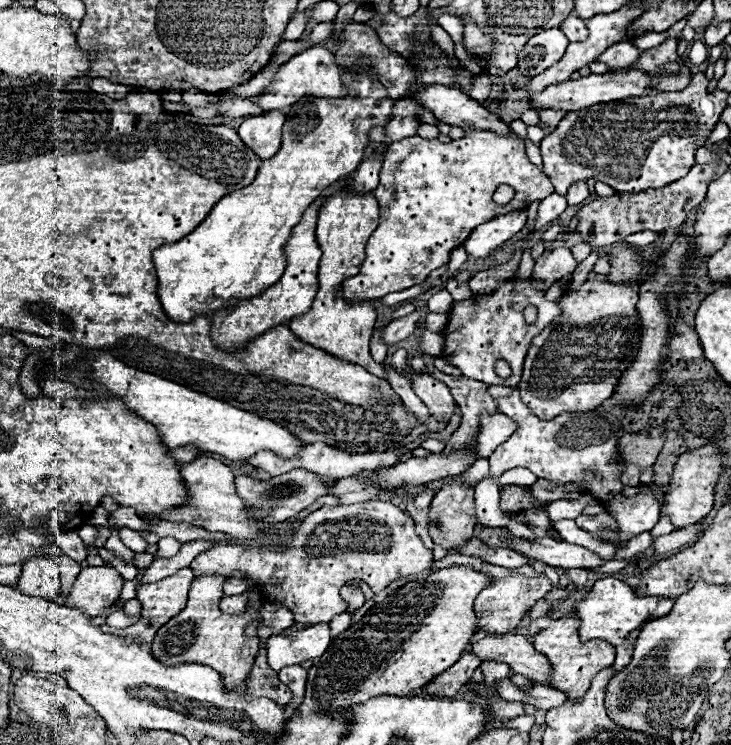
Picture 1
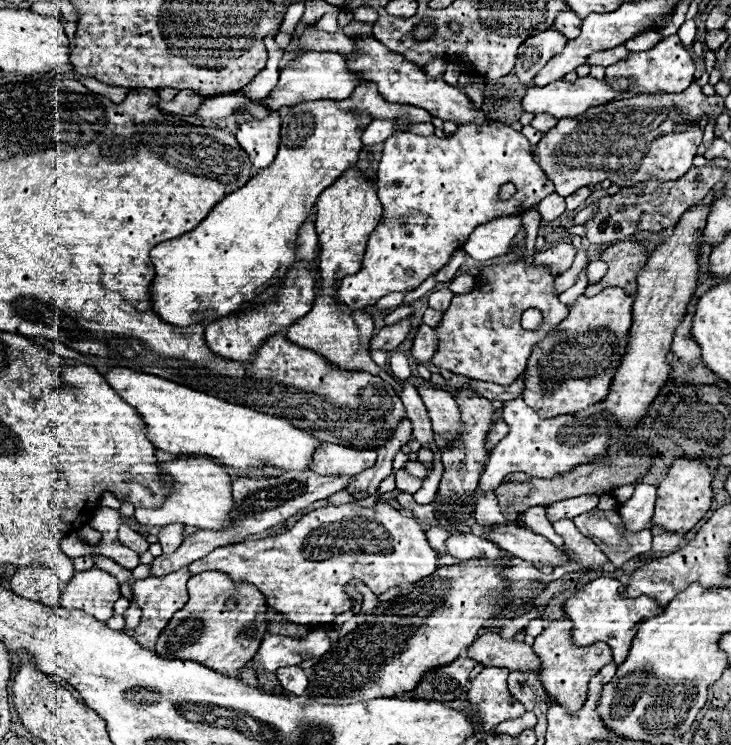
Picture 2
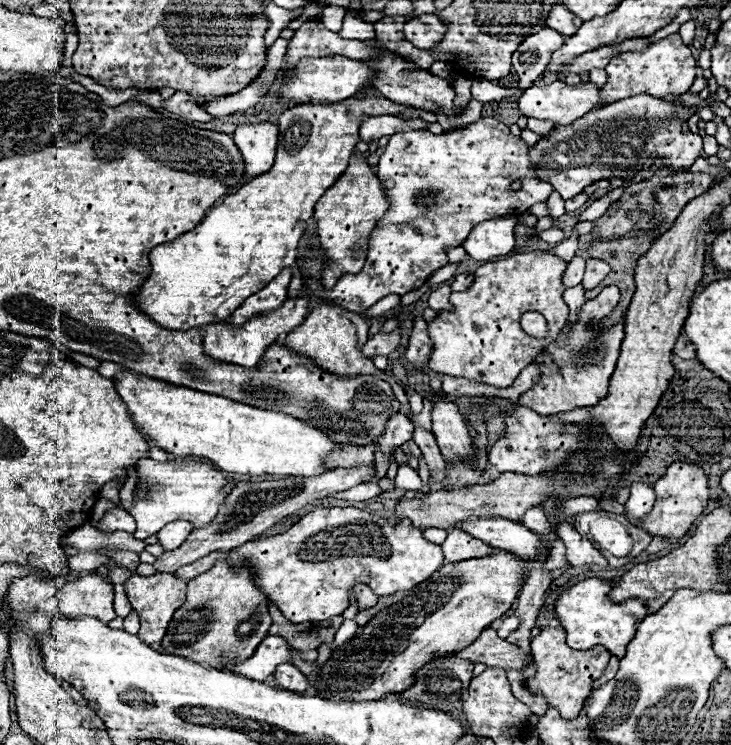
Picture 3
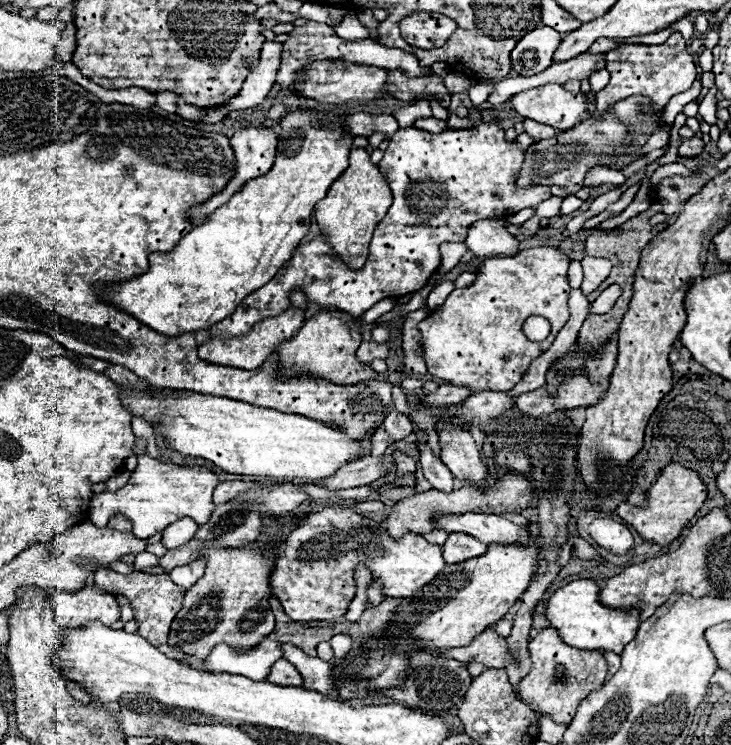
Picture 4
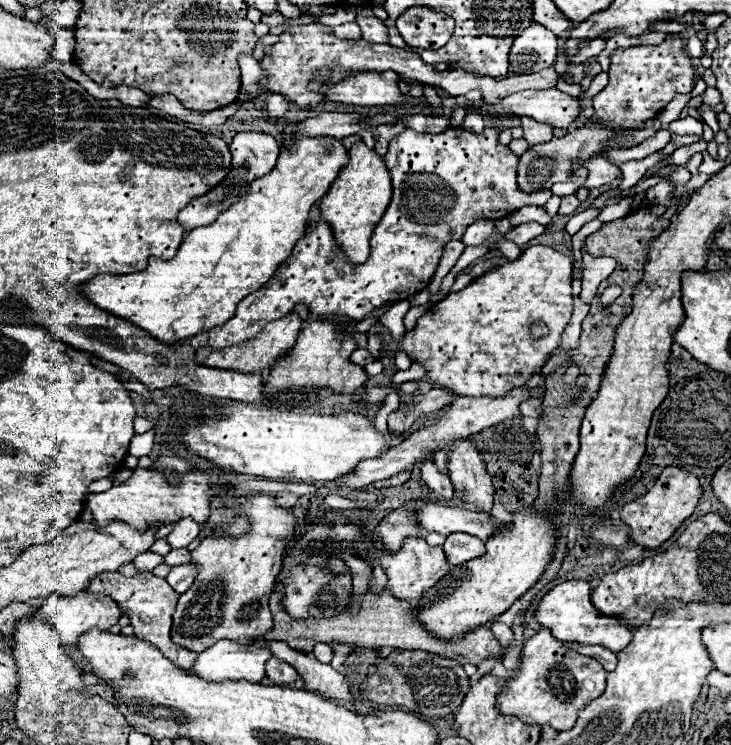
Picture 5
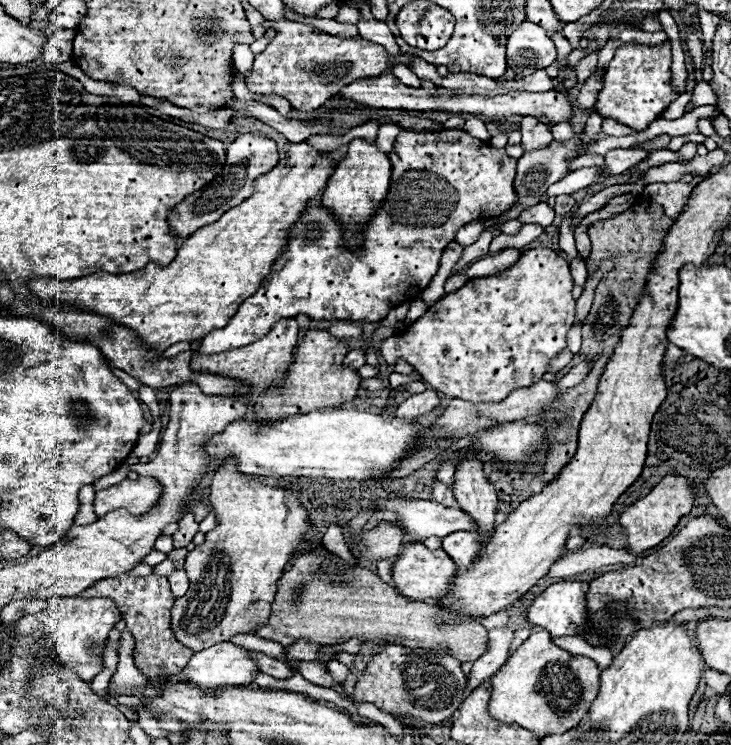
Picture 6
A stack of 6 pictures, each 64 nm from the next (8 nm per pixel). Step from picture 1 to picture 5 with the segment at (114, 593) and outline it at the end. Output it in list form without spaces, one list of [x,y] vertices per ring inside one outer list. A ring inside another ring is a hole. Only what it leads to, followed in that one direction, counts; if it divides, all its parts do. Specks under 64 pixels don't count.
[[[80,592],[80,594],[76,594],[76,596],[52,594],[52,596],[44,602],[44,606],[42,606],[34,616],[38,616],[38,620],[44,620],[44,622],[48,622],[48,624],[52,624],[52,626],[56,628],[58,638],[60,638],[60,646],[62,646],[62,652],[64,652],[70,660],[76,662],[76,666],[80,668],[82,674],[88,674],[88,672],[92,672],[92,666],[90,666],[90,664],[82,658],[82,654],[76,650],[76,640],[78,640],[82,634],[86,634],[86,632],[90,632],[90,630],[94,630],[94,628],[108,630],[110,626],[114,626],[114,624],[120,620],[122,612],[120,612],[120,608],[114,604],[114,600],[108,598],[108,596],[90,596],[88,592]]]

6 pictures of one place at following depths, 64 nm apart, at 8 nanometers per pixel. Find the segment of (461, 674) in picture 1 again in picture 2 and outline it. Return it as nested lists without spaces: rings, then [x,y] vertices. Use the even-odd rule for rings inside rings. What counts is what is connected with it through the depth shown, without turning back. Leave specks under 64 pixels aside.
[[[458,656],[454,662],[446,666],[432,668],[424,674],[418,686],[410,692],[416,700],[432,700],[432,702],[450,702],[454,700],[462,688],[470,680],[470,672],[478,662],[468,656]]]

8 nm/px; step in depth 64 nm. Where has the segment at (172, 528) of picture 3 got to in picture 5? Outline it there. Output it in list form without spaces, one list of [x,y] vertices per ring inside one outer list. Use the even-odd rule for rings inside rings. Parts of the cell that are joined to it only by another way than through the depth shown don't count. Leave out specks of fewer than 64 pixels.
[[[182,518],[176,522],[174,530],[166,536],[172,548],[186,548],[200,532],[200,524],[194,522],[192,518]]]

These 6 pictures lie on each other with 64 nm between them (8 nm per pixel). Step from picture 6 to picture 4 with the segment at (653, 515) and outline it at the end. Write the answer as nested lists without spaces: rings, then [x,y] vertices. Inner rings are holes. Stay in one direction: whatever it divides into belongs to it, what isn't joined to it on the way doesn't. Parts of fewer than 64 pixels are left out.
[[[668,464],[662,470],[662,474],[658,476],[658,480],[650,486],[650,490],[646,494],[646,502],[648,502],[646,508],[638,508],[638,506],[624,502],[614,512],[620,518],[624,518],[630,526],[634,526],[634,530],[646,542],[666,546],[674,538],[680,536],[682,528],[688,524],[688,520],[692,520],[696,516],[696,512],[700,510],[704,500],[706,500],[706,486],[698,478],[698,474],[694,470],[680,466],[680,464]]]

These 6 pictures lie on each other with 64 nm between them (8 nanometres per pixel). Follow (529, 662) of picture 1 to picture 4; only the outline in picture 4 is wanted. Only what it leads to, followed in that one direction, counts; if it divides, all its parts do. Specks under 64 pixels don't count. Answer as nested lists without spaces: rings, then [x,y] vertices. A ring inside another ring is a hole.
[[[486,628],[480,632],[468,646],[460,648],[434,648],[434,652],[460,660],[464,664],[468,662],[478,662],[484,664],[486,668],[504,668],[508,662],[512,662],[508,644],[504,638],[496,634],[494,628]]]

